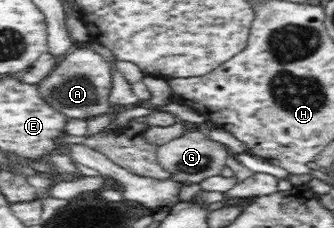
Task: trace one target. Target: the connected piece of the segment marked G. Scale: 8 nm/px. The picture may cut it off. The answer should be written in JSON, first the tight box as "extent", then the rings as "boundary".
{"extent":[156,128,232,184],"boundary":[[[195,128],[184,133],[182,137],[158,146],[156,155],[158,163],[174,174],[174,180],[192,184],[220,174],[225,167],[225,161],[232,157],[232,152],[224,144],[213,141],[207,130]]]}

